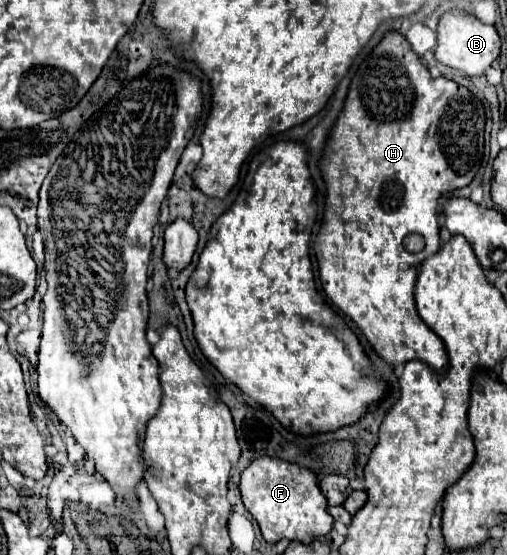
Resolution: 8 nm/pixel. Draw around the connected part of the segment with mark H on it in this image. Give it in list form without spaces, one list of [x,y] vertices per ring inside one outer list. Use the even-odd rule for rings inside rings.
[[[391,30],[361,62],[351,80],[345,106],[329,132],[319,162],[321,178],[327,186],[325,212],[313,246],[319,262],[321,286],[331,302],[361,328],[375,352],[391,366],[423,360],[437,372],[447,370],[443,340],[419,318],[413,288],[417,282],[417,268],[427,256],[439,252],[439,196],[467,186],[481,166],[483,128],[485,108],[481,100],[449,78],[431,78],[409,42],[399,32]],[[409,234],[423,236],[425,248],[421,252],[405,250],[403,240]]]

